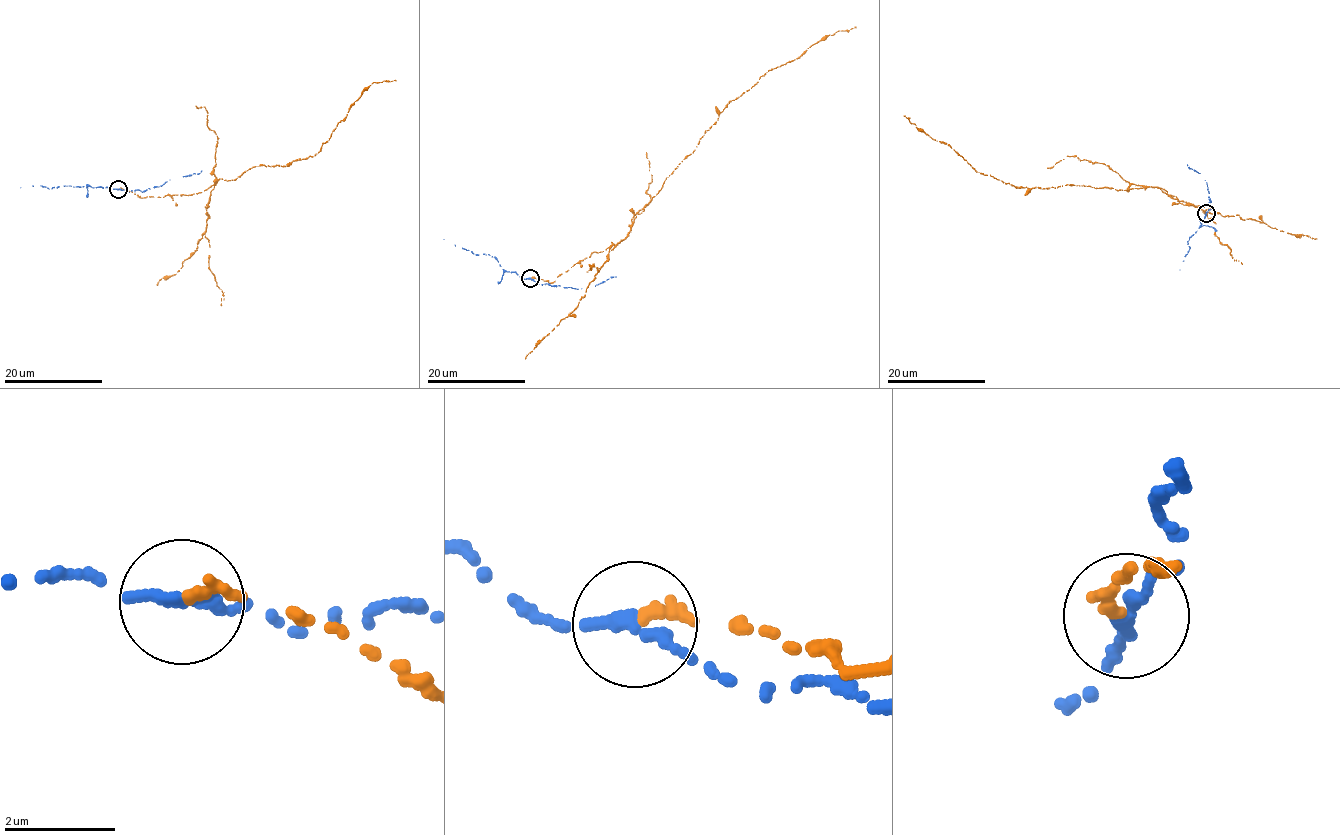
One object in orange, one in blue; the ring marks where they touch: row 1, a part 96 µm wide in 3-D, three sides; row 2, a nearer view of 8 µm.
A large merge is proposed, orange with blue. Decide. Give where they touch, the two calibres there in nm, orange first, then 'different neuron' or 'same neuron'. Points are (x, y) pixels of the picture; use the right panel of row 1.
at (1206, 213); 220 nm thick on the orange side, 240 nm on the other; different neuron

